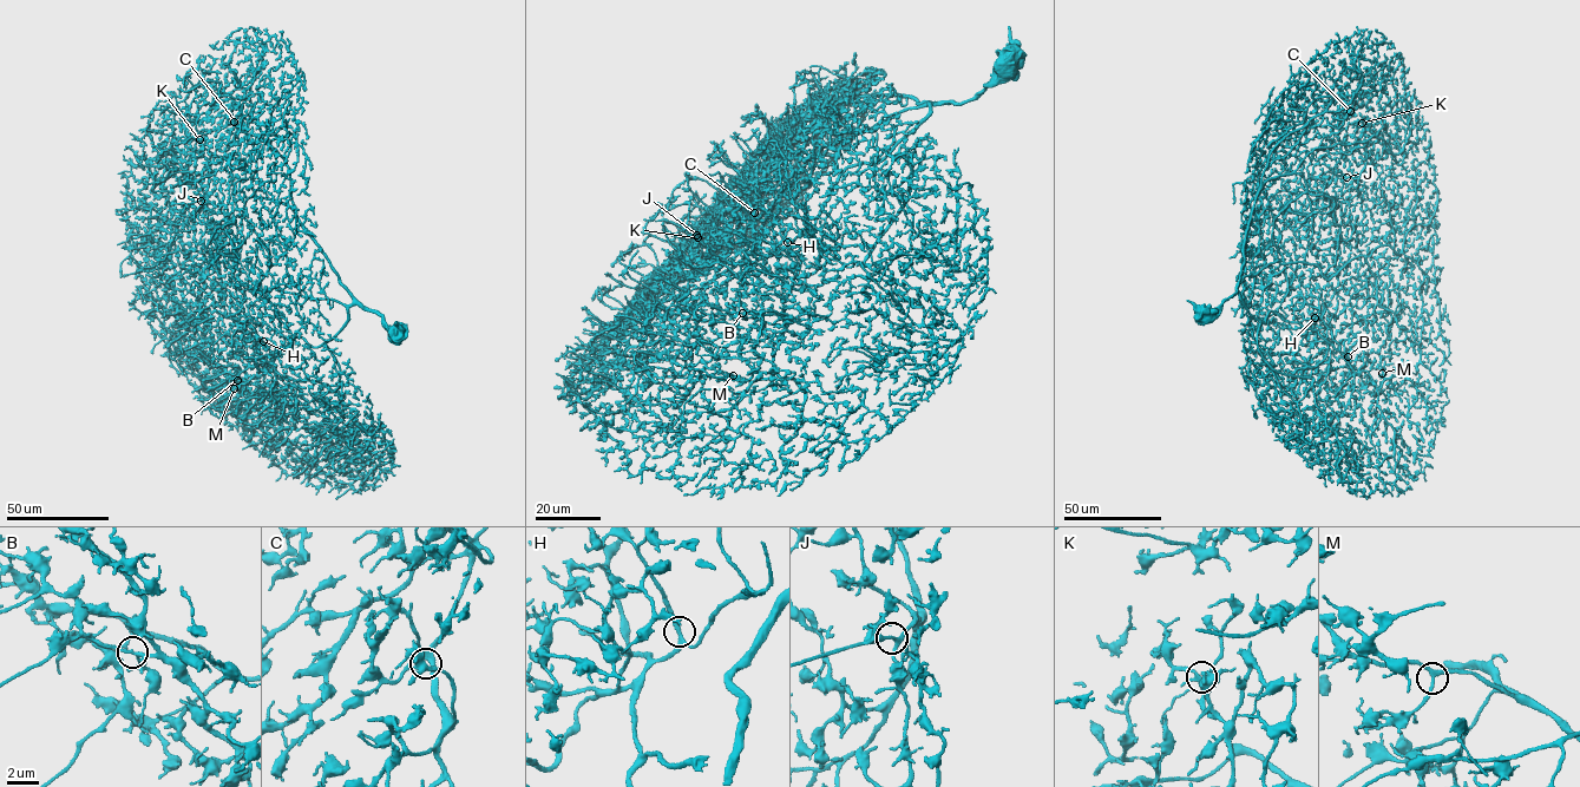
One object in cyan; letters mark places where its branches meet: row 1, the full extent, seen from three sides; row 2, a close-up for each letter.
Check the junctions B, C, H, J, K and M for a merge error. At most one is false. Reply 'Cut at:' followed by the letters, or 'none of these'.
Cut at: none of these

